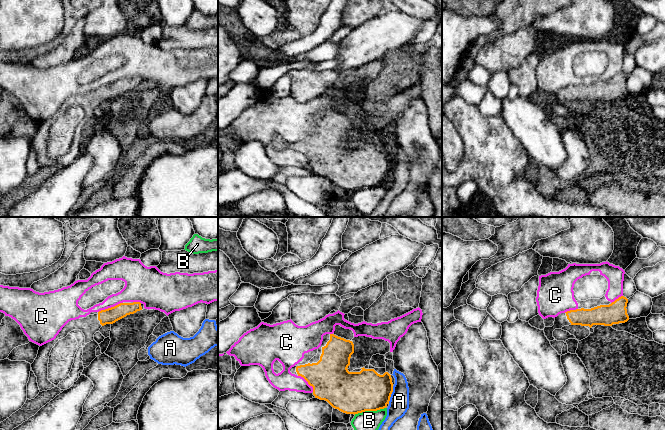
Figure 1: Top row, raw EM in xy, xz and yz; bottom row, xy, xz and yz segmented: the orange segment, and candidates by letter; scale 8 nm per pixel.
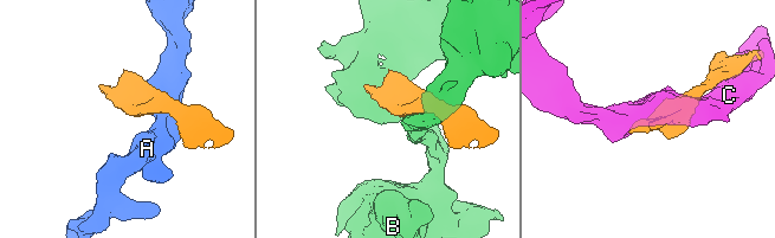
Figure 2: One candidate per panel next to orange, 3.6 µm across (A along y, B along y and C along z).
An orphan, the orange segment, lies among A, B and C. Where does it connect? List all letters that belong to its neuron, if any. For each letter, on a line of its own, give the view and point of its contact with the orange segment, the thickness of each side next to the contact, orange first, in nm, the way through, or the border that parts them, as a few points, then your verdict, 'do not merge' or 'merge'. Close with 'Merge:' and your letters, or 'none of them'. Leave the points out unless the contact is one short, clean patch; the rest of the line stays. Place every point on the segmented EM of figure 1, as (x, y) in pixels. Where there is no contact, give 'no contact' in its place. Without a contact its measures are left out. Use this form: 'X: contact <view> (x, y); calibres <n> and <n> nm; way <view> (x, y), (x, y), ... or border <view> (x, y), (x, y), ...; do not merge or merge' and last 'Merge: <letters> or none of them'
A: contact xz (390, 395); calibres 320 and 160 nm; border xz (393, 386), (388, 403); do not merge
B: contact xz (369, 410); calibres 340 and 160 nm; do not merge
C: contact xy (111, 307); calibres 130 and 200 nm; do not merge
Merge: none of them

